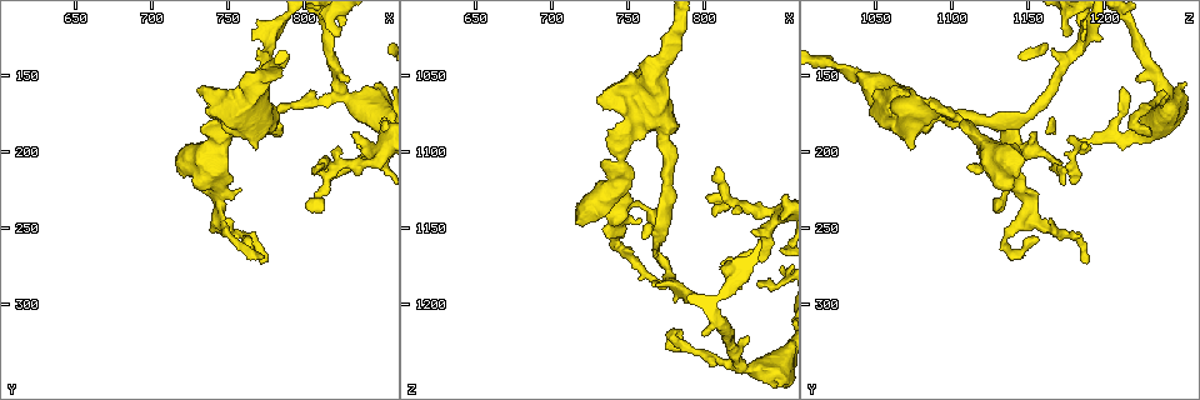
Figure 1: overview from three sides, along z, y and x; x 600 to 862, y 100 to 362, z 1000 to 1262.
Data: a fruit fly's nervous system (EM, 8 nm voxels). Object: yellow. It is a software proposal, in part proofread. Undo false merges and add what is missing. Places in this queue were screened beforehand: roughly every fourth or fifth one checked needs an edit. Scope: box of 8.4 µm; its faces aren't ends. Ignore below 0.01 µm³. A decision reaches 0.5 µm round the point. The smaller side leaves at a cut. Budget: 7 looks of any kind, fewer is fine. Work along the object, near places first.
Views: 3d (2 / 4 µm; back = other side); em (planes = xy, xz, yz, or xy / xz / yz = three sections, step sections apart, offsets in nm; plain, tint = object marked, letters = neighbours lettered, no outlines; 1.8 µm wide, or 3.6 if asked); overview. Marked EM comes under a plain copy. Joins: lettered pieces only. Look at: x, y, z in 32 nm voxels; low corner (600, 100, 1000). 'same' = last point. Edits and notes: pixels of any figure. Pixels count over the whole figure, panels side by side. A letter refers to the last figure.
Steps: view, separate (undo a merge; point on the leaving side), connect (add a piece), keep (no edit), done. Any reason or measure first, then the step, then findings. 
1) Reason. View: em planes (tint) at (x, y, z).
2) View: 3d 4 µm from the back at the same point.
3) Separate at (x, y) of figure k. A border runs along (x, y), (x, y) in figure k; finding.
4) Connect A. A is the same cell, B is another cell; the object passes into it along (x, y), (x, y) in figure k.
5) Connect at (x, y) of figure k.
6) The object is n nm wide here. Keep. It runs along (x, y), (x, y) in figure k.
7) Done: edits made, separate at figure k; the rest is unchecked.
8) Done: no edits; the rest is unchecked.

An open end. View: em planes (letters) at (806, 208, 1110).

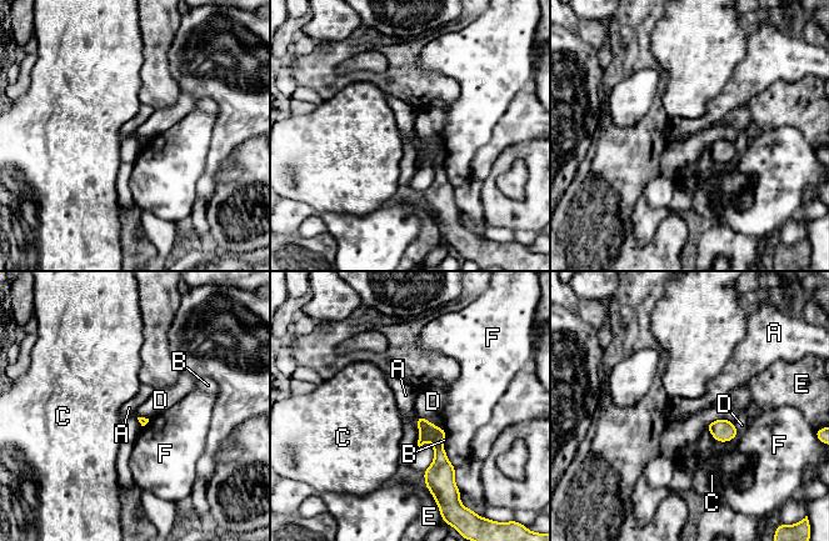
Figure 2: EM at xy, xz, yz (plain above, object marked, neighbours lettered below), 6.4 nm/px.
The longest contact is with D, 220 nm. Keep. A, B, C, D, E and F are other cells; a border runs along (418, 416), (415, 421) in figure 2; none of them fits.

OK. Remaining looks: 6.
Stops while still wide. View: em planes (letters) at (758, 226, 1144).

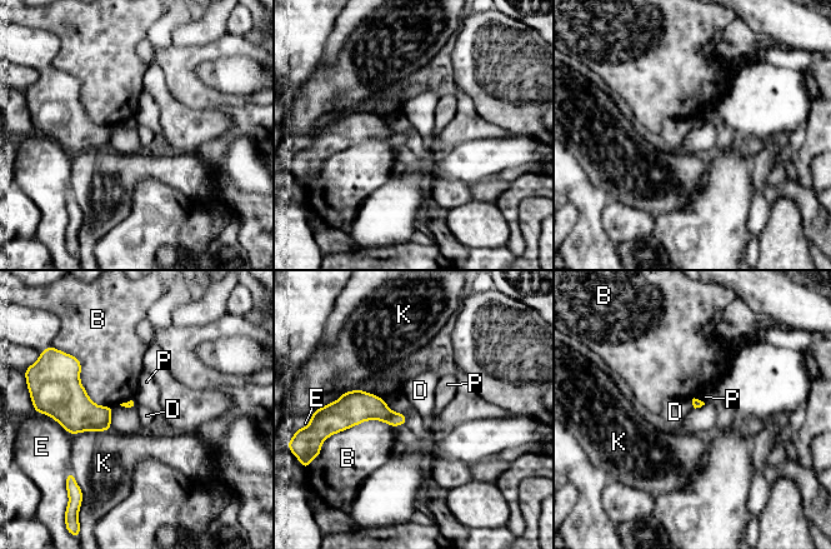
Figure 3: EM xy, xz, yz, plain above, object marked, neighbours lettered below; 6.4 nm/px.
Keep. B, D, E, K and P are other cells; a border runs along (136, 403), (134, 407) in figure 3; none of them fits.

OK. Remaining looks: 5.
Thick turns thin. View: em xz step 4 (tint) at (736, 162, 1062).

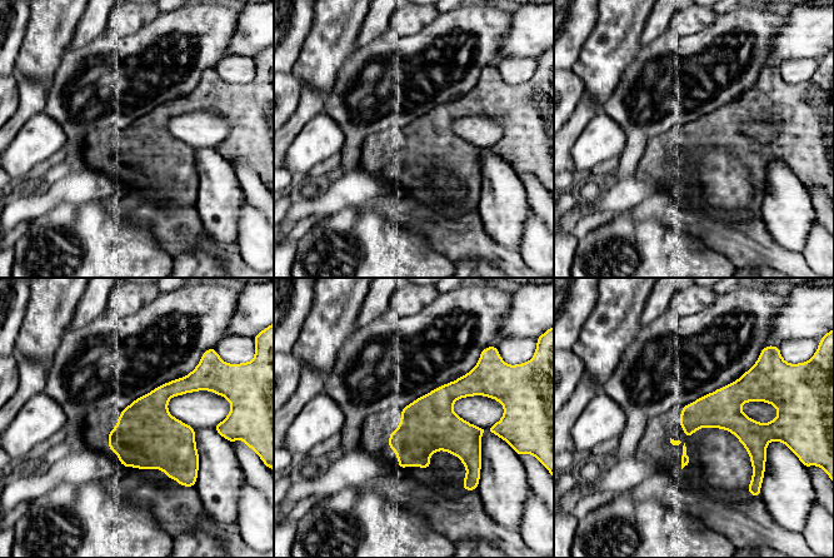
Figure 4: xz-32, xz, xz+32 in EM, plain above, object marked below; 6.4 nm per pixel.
Another direction. View: em xy step 8 (letters) at the same point.

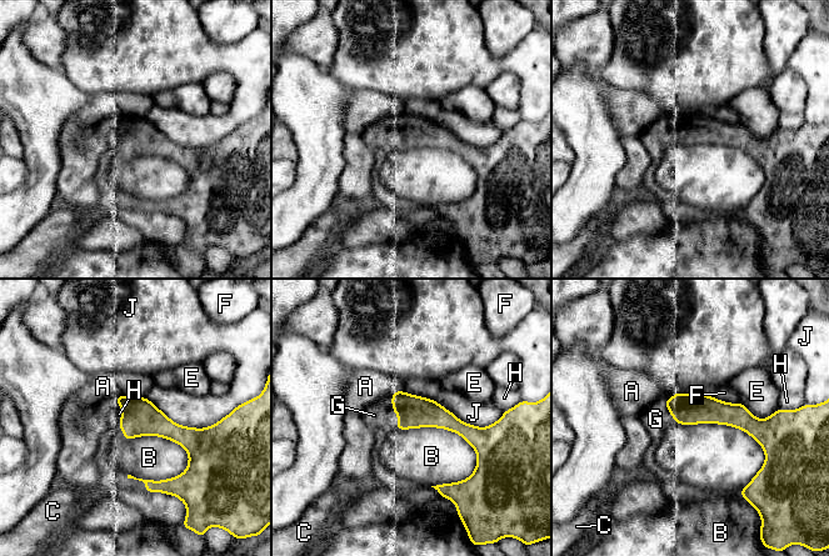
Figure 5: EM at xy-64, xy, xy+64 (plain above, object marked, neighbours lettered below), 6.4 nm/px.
The object is 200 nm wide here. Connect G. G is the same cell, A, B, C, E, F, H and J are other cells; the cell continues.

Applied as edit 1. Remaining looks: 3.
Done: edits made, connect at figure 5; the rest is unchecked.

